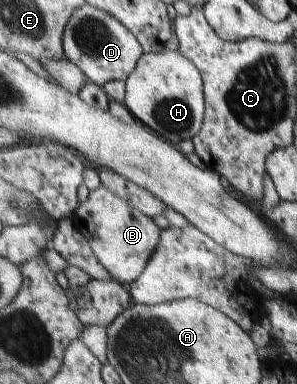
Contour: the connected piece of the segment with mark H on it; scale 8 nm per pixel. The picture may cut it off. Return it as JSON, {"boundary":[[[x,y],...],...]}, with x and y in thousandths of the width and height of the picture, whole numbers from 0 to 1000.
{"boundary":[[[559,128],[535,141],[492,141],[428,206],[421,271],[451,307],[478,313],[519,341],[593,378],[646,365],[673,341],[694,305],[690,211],[667,174],[603,130]]]}

